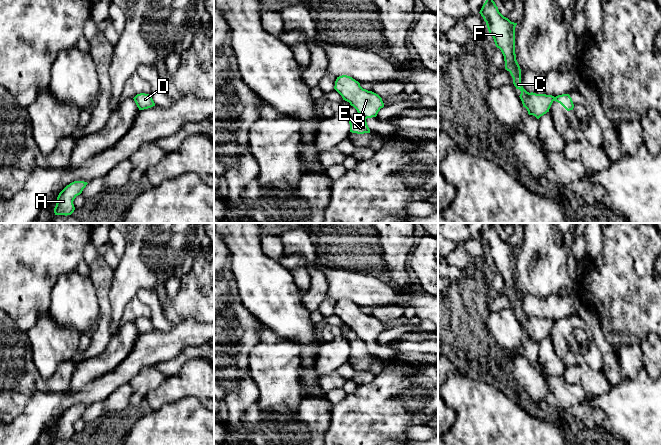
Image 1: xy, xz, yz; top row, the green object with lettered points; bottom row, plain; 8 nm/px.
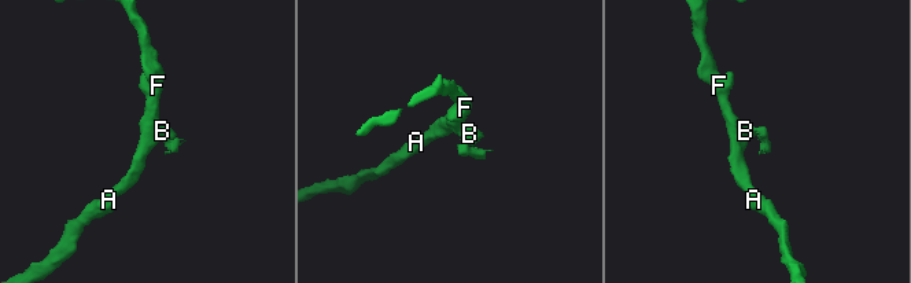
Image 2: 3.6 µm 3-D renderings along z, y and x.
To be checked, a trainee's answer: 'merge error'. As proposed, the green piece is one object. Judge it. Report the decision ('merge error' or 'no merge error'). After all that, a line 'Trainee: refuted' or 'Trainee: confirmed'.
merge error
Trainee: confirmed

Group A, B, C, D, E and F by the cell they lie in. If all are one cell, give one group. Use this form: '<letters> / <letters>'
A B C D F / E

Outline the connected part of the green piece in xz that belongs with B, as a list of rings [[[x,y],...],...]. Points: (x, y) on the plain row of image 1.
[[[350,300],[337,301],[334,313],[366,343],[376,341],[384,331],[382,322],[378,318],[363,313],[360,307]]]

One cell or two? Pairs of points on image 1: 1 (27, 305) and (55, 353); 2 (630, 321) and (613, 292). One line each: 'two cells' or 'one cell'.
1: two cells
2: one cell

